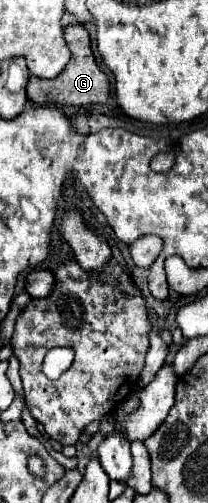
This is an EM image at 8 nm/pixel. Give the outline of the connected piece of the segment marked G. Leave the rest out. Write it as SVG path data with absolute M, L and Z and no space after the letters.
M83 24L65 26L65 40L67 40L67 46L73 54L69 66L53 80L43 80L43 78L31 76L29 84L27 84L29 100L35 102L35 104L61 104L61 106L87 106L87 104L107 102L107 98L109 98L109 78L95 62L89 32L85 30L85 26Z

